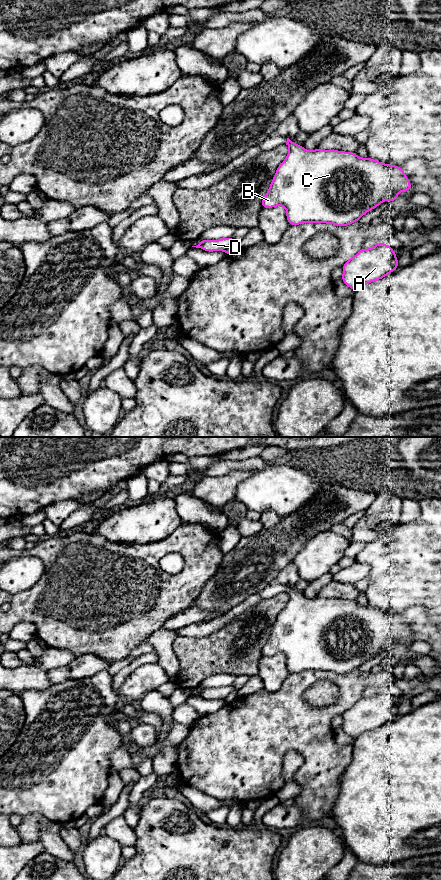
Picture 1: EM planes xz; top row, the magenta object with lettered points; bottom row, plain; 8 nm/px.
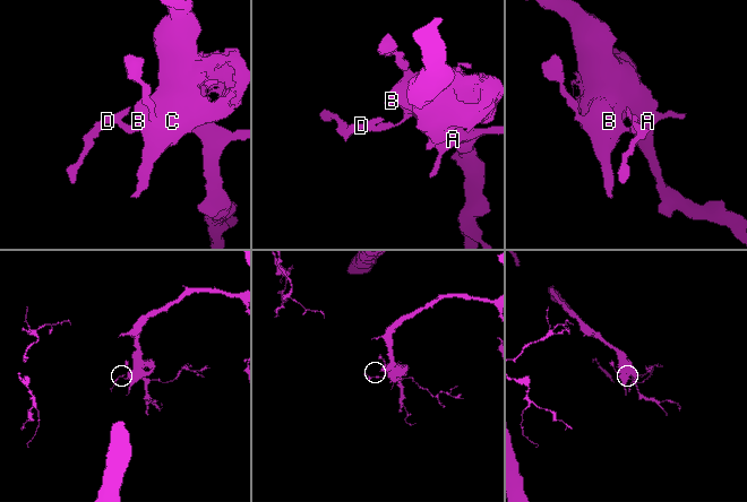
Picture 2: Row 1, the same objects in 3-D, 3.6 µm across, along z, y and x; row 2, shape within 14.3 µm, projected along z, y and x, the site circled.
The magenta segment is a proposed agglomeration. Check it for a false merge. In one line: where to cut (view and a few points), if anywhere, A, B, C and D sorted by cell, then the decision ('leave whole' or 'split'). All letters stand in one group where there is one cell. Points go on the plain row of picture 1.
xz (235, 690), (224, 698) | A B C / D | split

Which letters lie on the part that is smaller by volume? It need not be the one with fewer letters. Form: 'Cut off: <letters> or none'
Cut off: D

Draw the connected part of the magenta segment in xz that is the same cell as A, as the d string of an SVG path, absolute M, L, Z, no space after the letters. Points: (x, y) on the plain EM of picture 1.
M376 691L370 697L362 696L342 716L342 729L356 739L360 734L380 728L398 717L398 706L390 694Z

